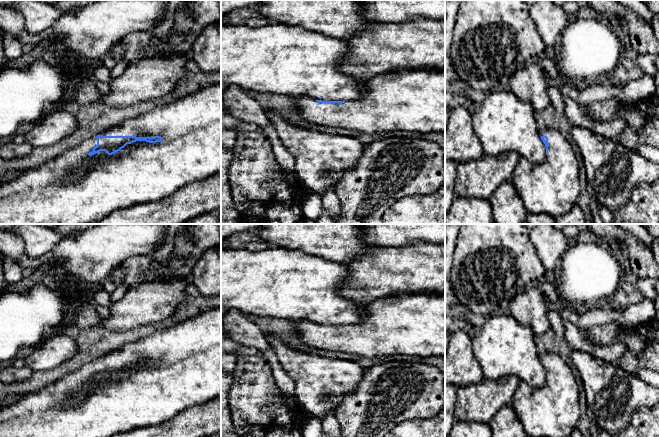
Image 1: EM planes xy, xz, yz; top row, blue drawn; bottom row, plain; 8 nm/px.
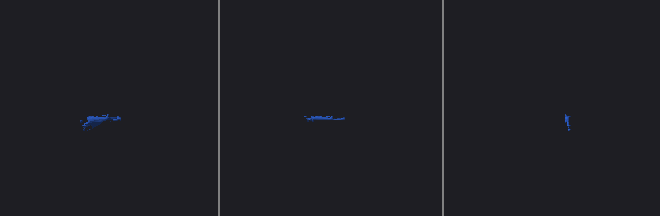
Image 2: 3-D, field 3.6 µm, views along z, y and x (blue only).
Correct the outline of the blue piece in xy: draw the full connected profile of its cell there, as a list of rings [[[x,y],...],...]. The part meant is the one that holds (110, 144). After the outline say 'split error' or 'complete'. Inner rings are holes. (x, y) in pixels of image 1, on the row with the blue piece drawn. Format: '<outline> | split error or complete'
[[[221,84],[205,88],[166,106],[158,107],[150,112],[126,119],[121,124],[110,128],[100,135],[83,141],[73,149],[44,163],[43,165],[27,169],[14,179],[0,184],[0,224],[91,224],[110,215],[111,213],[145,202],[154,202],[172,195],[179,188],[192,182],[204,180],[221,172]],[[100,151],[105,151],[109,157],[89,167],[82,178],[74,178],[74,171],[86,165],[87,158]]] | split error

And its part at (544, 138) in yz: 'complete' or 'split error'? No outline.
split error

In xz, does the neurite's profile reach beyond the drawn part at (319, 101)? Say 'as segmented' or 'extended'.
extended

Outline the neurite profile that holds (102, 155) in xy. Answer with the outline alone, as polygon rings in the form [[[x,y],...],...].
[[[100,151],[92,156],[88,156],[87,163],[84,166],[77,168],[74,173],[74,178],[82,178],[93,164],[107,159],[109,156],[105,151]]]

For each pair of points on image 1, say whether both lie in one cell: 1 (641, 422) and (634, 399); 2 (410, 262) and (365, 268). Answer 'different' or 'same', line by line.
1: different
2: same

